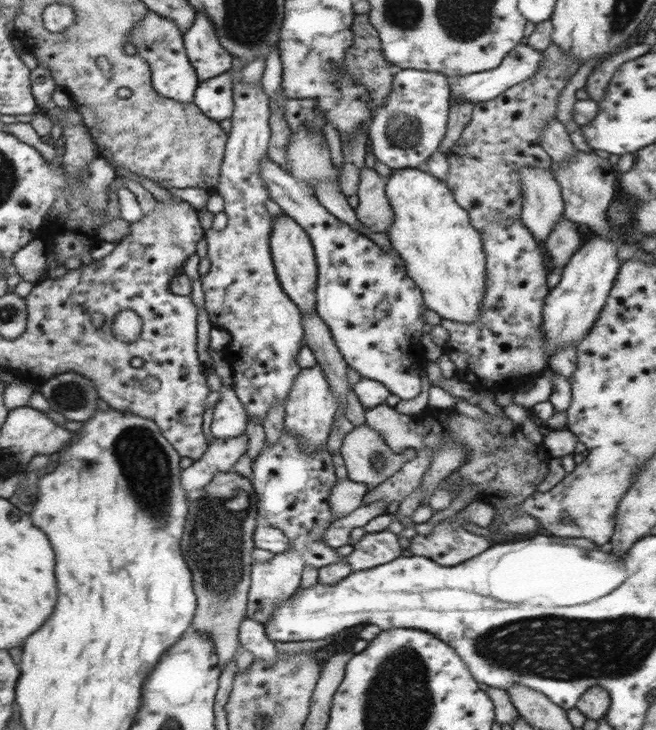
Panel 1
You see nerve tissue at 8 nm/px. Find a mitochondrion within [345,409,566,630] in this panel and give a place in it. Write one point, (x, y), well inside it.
(378, 465)

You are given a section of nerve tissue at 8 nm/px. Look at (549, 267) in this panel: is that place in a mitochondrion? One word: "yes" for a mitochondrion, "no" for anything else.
no

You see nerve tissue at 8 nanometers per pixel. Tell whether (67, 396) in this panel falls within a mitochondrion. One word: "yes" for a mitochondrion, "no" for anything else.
yes

